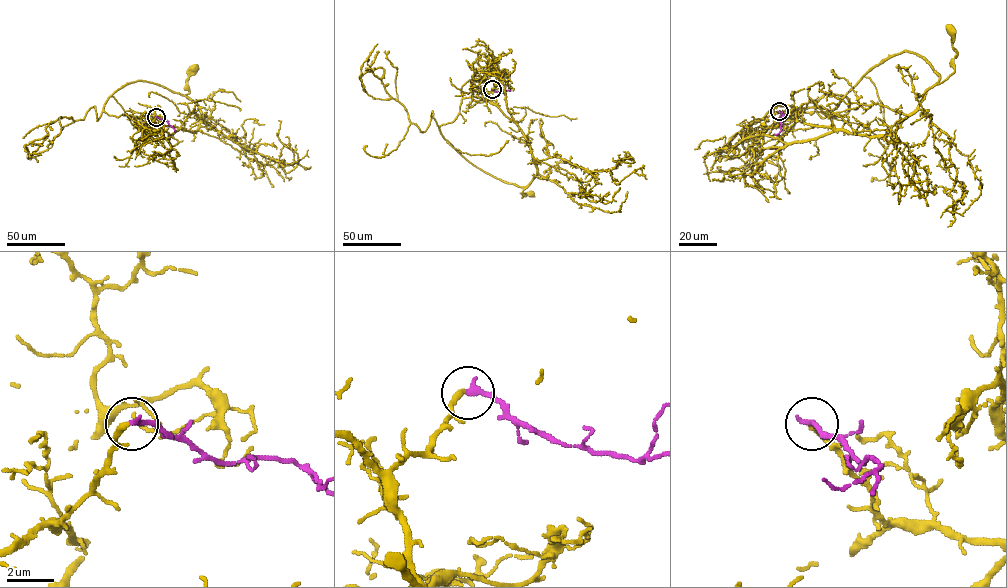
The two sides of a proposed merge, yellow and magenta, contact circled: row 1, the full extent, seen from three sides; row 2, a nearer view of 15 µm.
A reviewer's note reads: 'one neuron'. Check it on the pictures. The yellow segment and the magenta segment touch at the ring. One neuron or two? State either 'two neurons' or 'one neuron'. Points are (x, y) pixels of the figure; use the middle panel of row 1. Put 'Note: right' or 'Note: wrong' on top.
Note: right
one neuron

